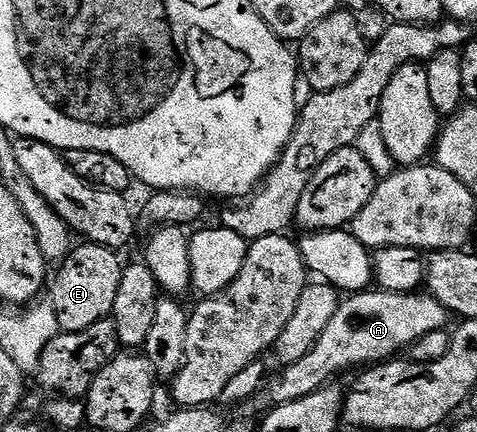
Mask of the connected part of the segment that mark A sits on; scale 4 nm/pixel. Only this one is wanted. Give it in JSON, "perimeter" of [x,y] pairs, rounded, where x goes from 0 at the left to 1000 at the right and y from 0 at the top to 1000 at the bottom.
{"perimeter":[[[767,669],[734,681],[709,699],[702,734],[694,734],[686,762],[677,762],[652,817],[644,817],[618,840],[604,843],[591,868],[581,868],[574,877],[570,870],[545,907],[543,926],[547,924],[556,947],[627,928],[704,880],[698,875],[713,859],[732,859],[738,850],[755,852],[759,845],[797,843],[847,815],[878,780],[935,764],[943,755],[941,738],[945,741],[945,722],[939,713],[897,678],[847,683],[797,669]]]}

